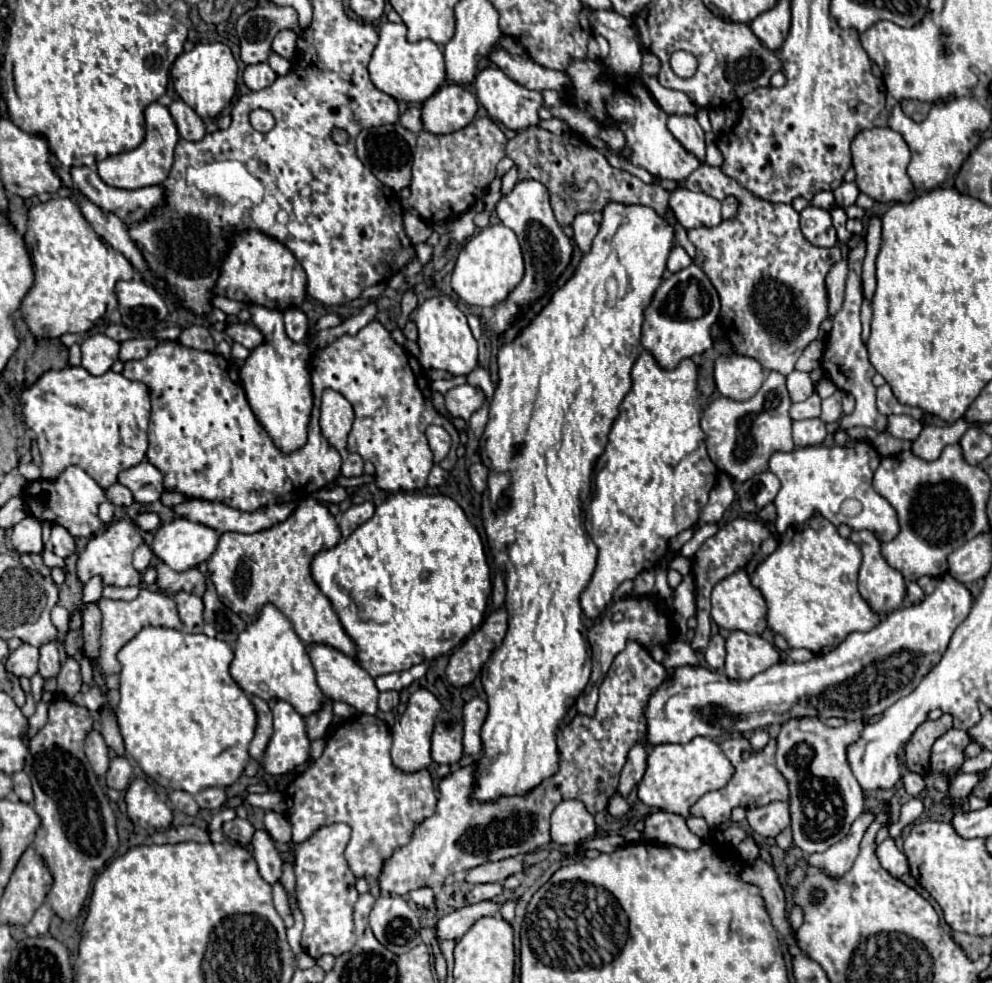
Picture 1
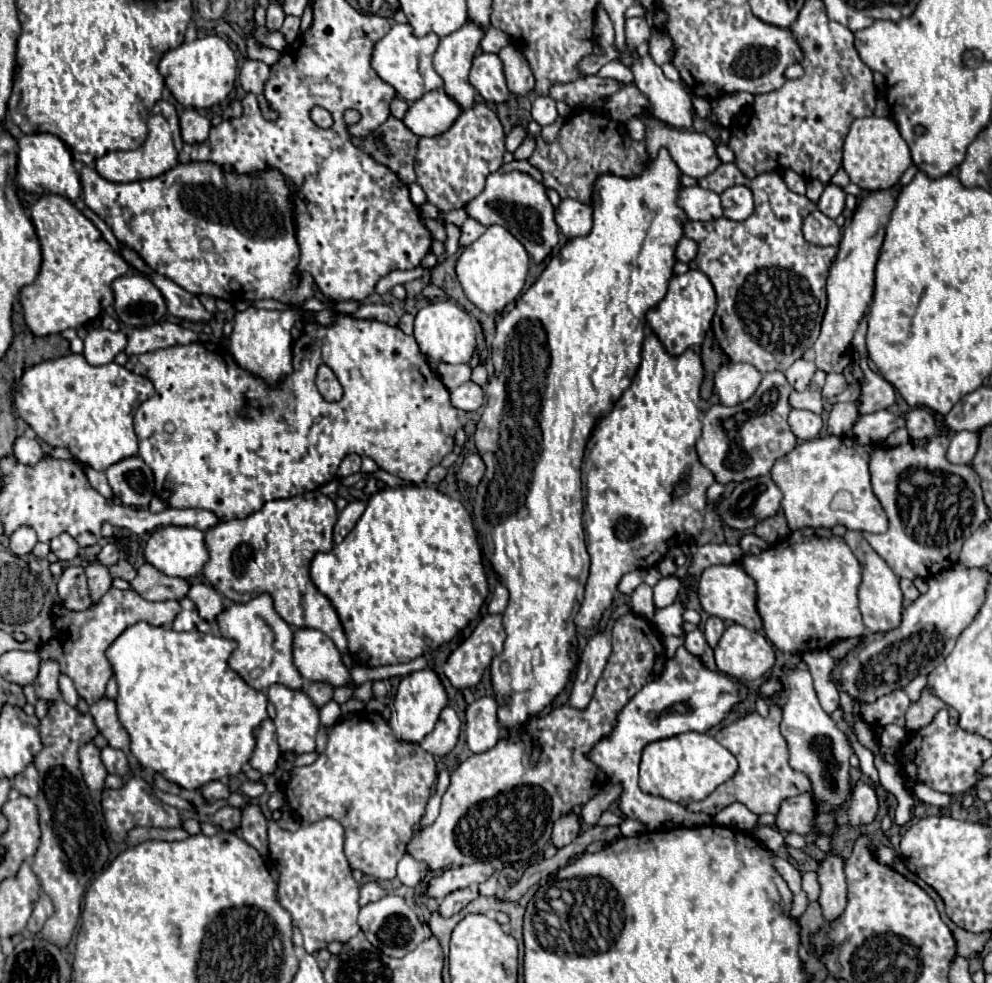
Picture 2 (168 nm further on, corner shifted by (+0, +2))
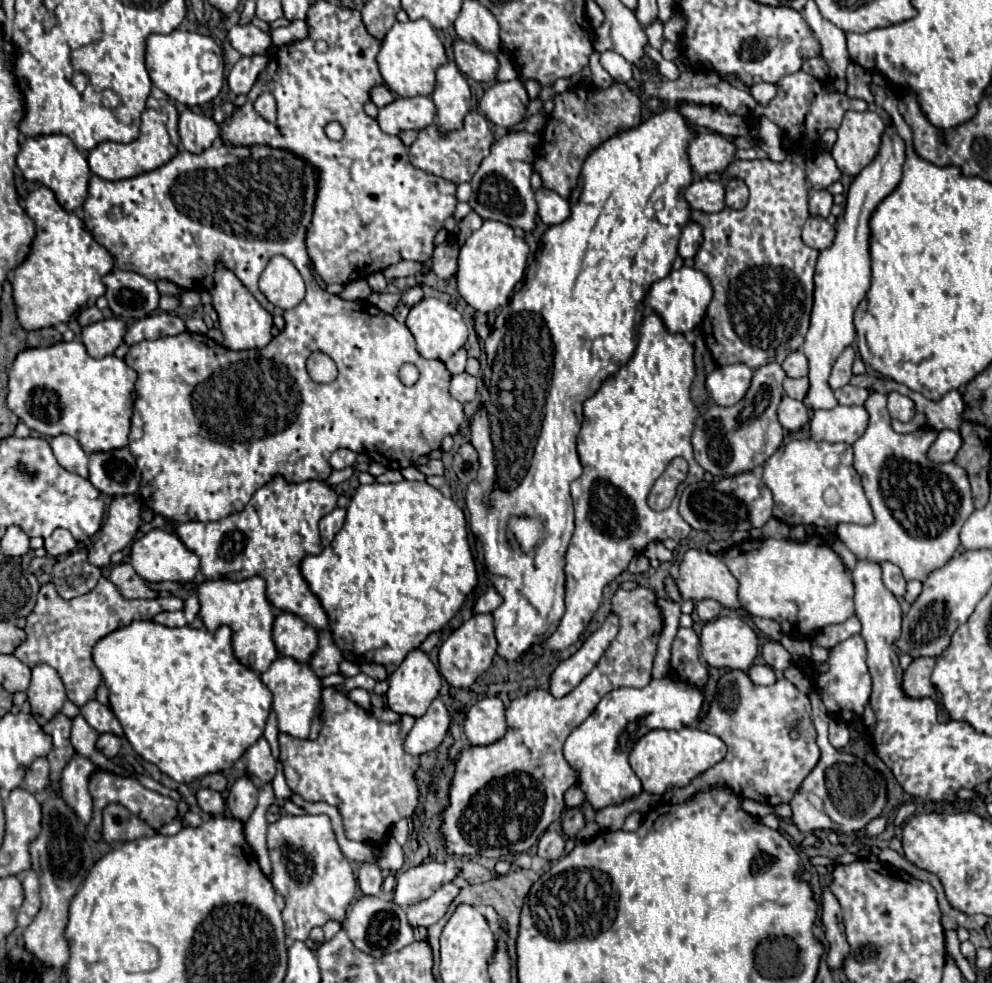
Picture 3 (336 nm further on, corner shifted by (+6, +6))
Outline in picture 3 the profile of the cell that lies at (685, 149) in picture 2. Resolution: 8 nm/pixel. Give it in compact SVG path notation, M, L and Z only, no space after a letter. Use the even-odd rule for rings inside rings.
M700 132L696 140L688 146L690 166L698 176L720 174L734 162L736 146L732 140L724 138L718 132Z

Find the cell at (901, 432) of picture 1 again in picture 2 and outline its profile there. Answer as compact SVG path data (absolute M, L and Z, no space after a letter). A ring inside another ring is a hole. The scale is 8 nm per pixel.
M878 410L872 414L864 414L858 418L858 424L854 424L854 440L862 444L882 444L892 432L898 428L904 428L906 420L902 416L894 416L888 410Z

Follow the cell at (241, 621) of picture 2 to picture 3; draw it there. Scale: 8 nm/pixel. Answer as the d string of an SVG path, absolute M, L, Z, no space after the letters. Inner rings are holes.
M252 576L242 582L232 582L228 578L204 580L196 588L200 602L200 616L208 632L218 630L222 624L228 624L234 630L234 654L236 658L256 672L264 672L272 660L276 660L278 652L272 640L272 624L274 610L266 598L264 580L260 576Z

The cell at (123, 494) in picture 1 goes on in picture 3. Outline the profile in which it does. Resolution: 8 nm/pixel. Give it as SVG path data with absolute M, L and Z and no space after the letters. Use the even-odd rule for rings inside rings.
M60 434L50 440L54 456L60 466L64 466L68 472L88 476L88 454L82 450L80 442L68 434Z

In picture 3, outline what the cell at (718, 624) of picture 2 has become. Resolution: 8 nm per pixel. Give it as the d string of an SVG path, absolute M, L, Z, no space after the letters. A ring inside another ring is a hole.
M700 600L700 602L696 602L696 612L698 612L702 622L708 622L708 620L720 616L722 604L716 600Z

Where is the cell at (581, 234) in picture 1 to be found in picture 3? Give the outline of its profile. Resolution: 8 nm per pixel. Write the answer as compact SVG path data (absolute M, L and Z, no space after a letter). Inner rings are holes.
M538 188L536 192L536 202L538 202L538 216L544 224L552 226L552 224L560 224L568 218L570 206L568 200L564 200L560 194L548 190L548 188Z

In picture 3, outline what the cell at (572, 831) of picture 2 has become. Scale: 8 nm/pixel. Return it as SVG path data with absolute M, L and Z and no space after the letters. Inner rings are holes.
M544 832L544 836L538 842L538 856L554 862L564 852L564 836L560 832Z

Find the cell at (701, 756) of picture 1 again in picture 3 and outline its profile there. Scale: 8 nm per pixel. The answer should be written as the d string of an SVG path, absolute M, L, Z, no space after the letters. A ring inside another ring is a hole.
M684 726L680 730L650 730L642 736L630 752L630 766L642 782L642 790L648 794L662 796L668 788L684 786L700 772L726 756L726 744L708 732Z

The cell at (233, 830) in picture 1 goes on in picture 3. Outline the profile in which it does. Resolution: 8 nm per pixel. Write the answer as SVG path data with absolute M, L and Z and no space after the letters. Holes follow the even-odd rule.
M200 788L196 792L196 798L198 798L198 804L204 812L208 812L208 814L222 814L224 812L224 800L222 800L220 792L214 792L210 788Z

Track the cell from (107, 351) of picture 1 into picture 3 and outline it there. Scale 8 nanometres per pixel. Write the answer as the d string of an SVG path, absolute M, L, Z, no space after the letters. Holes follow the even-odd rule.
M106 318L82 328L82 342L92 358L104 358L114 354L122 344L126 334L126 324L118 318Z

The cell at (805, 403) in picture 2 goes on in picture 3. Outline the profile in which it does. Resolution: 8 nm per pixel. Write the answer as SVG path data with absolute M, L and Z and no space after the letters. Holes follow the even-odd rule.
M786 378L786 380L784 380L784 392L786 392L790 398L802 400L806 390L808 390L808 378Z

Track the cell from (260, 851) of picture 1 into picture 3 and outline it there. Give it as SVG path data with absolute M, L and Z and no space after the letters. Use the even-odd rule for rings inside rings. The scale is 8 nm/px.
M242 776L232 784L226 802L228 802L228 808L230 808L232 816L246 822L256 808L258 788L254 786L254 782L248 776Z

